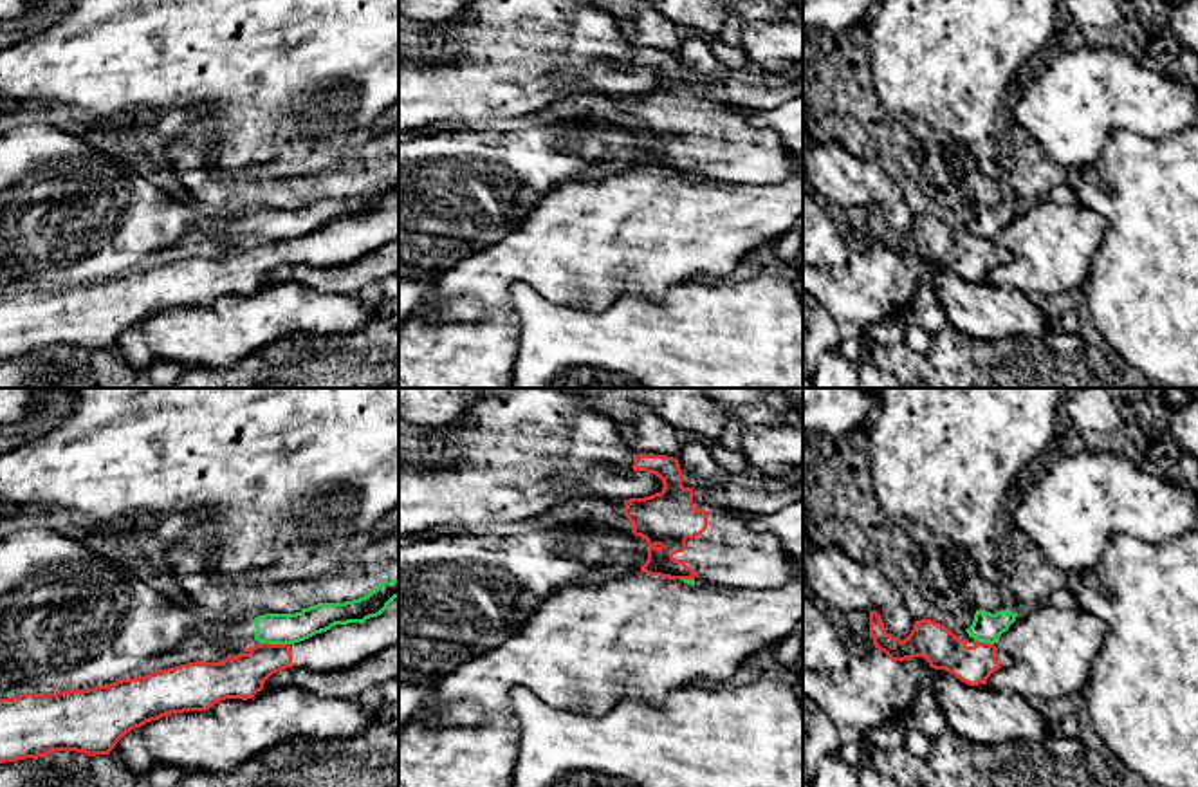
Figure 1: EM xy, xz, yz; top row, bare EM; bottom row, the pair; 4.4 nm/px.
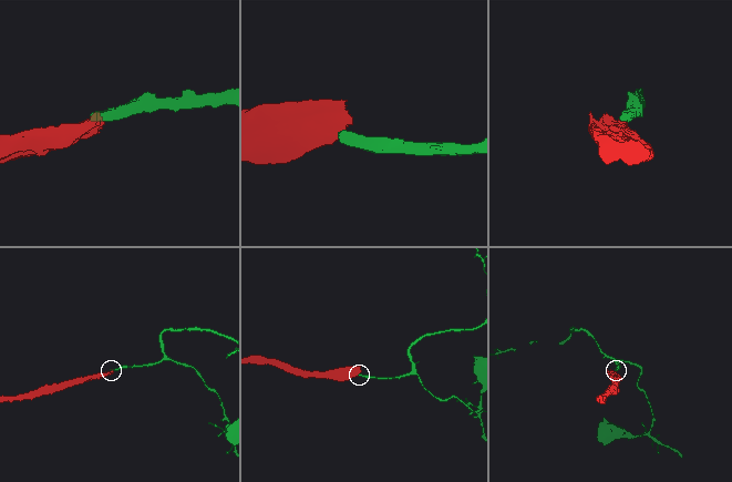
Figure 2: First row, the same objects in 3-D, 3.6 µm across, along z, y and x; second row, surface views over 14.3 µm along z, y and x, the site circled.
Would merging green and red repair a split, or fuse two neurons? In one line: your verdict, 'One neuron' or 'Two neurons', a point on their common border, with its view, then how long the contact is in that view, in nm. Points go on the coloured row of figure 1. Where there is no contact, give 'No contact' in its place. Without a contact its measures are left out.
Two neurons. Touches green at xy (275, 643). Shared border 140 nm

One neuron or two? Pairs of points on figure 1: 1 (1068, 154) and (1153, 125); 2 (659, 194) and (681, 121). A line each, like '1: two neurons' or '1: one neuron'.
1: one neuron
2: two neurons

